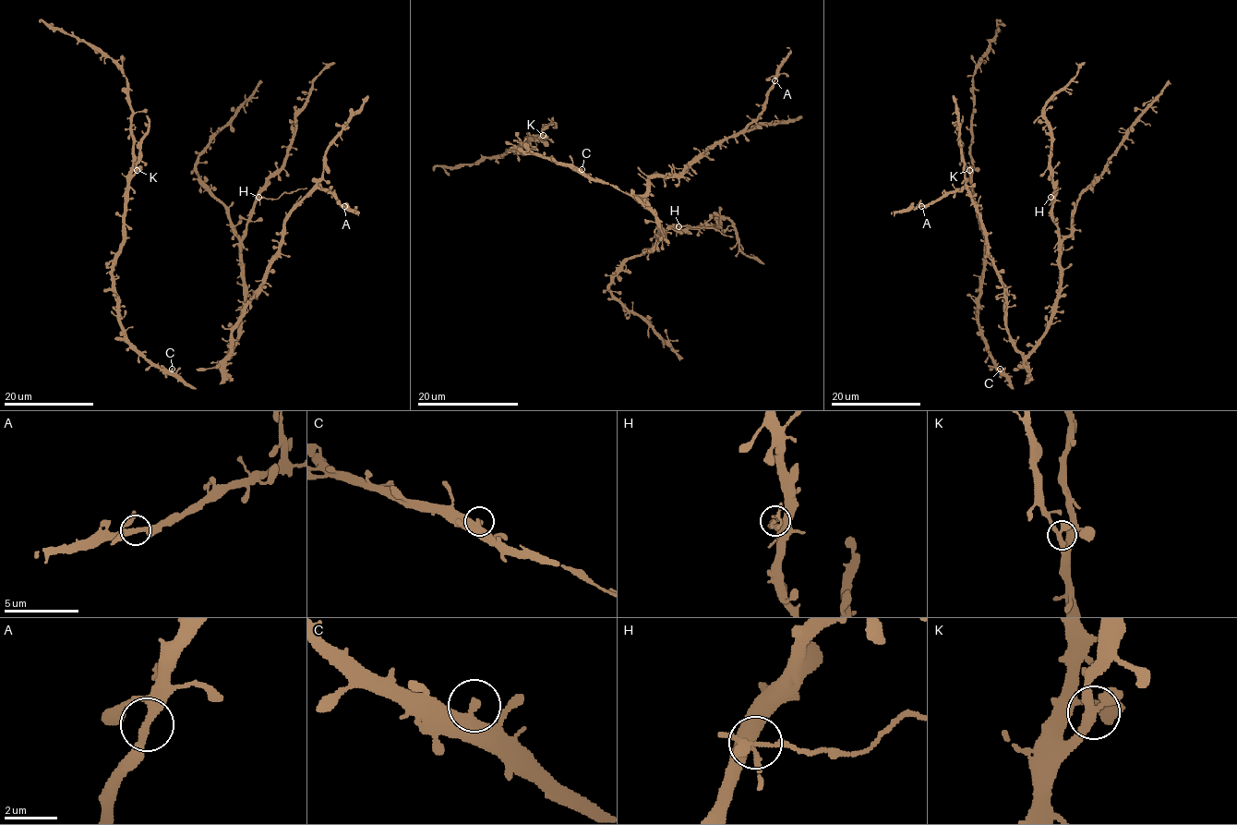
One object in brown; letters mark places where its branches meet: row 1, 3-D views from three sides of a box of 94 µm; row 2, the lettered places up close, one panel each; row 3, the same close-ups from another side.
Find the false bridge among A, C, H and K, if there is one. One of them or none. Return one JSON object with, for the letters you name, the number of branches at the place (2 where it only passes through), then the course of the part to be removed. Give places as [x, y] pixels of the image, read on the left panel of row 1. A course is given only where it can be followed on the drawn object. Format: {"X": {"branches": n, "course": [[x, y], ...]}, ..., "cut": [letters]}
{"H": {"branches": 3, "course": [[258, 197], [278, 199], [284, 192], [306, 188]]}, "cut": ["H"]}

